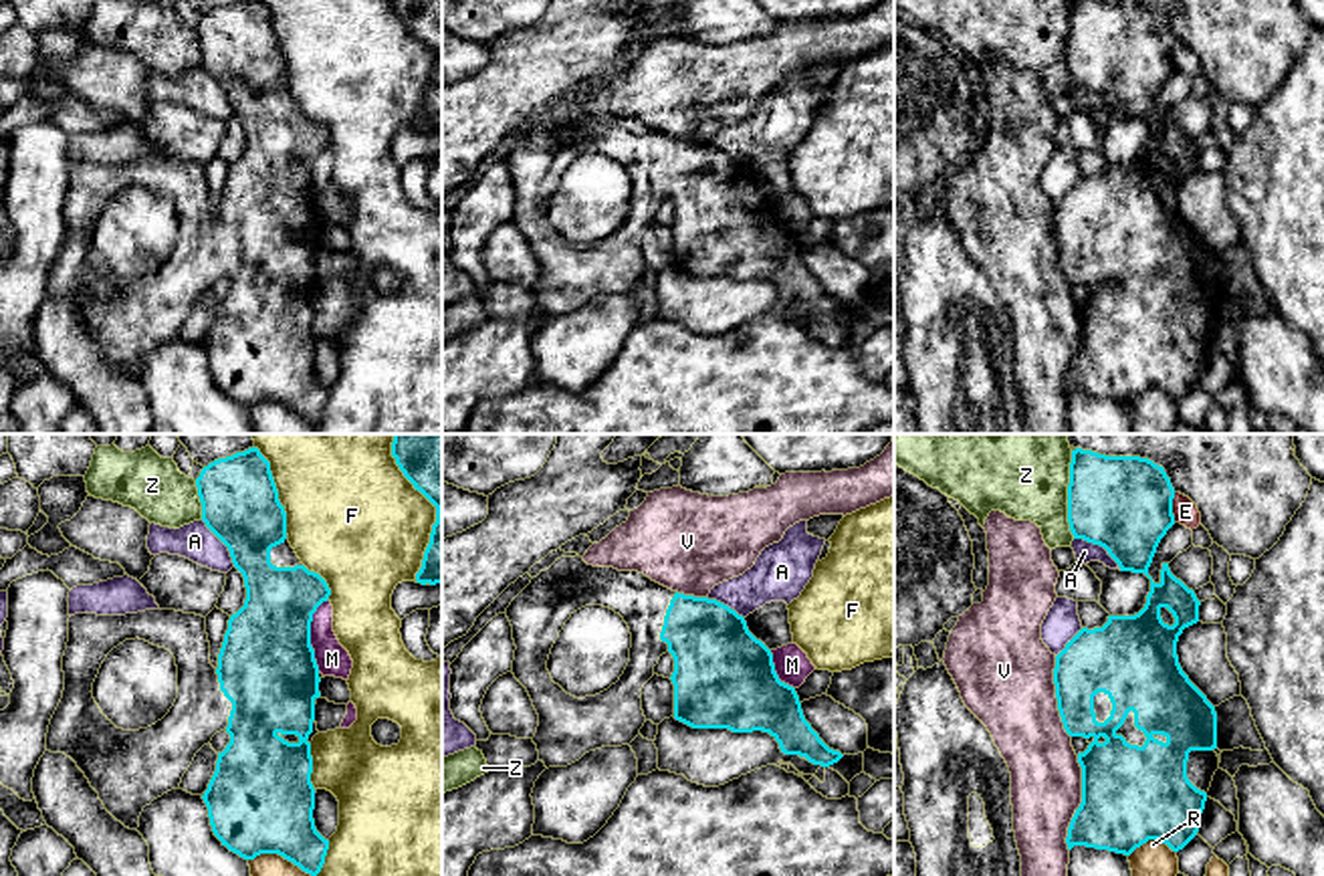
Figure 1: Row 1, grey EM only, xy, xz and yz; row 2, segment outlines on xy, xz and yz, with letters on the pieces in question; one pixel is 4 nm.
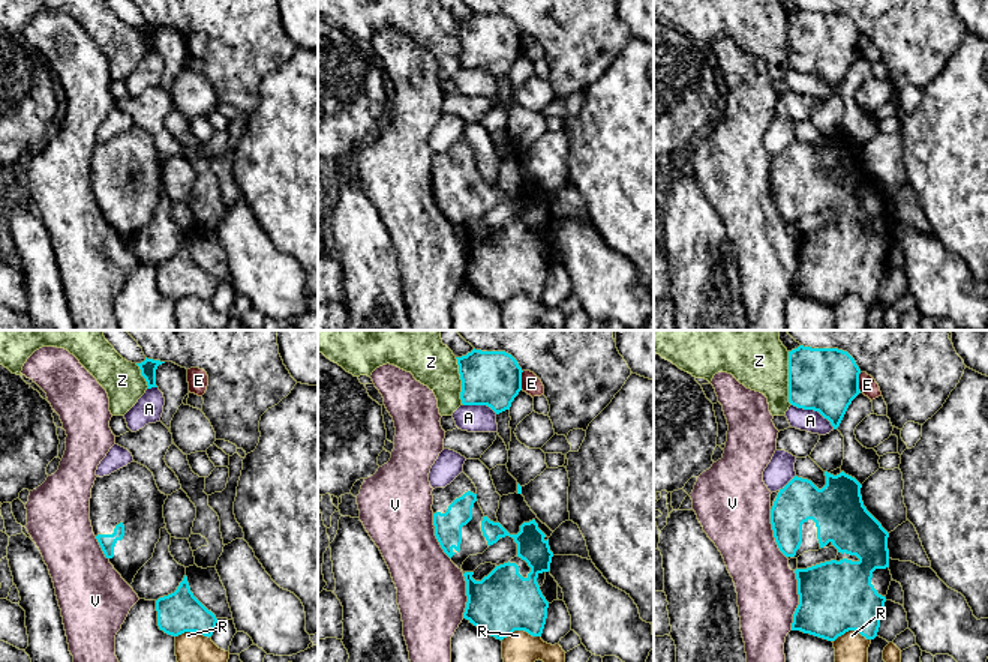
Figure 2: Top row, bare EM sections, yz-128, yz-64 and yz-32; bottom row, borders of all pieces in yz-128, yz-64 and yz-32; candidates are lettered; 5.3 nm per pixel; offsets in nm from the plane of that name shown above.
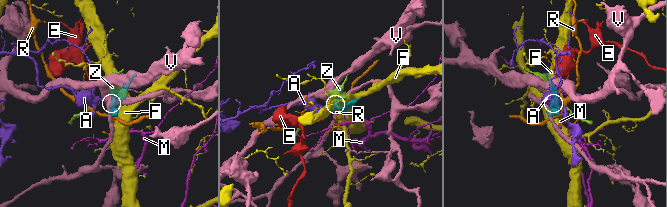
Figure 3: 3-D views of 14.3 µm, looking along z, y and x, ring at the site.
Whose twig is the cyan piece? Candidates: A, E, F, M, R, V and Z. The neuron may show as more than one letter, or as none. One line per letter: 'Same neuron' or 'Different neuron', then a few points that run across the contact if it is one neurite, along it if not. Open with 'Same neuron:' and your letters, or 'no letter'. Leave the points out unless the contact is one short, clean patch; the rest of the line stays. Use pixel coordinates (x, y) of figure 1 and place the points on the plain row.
Same neuron: no letter
A: Different neuron
E: Different neuron. Line: yz (1175, 41), (1173, 69)
F: Different neuron
M: Different neuron
R: Different neuron
V: Different neuron
Z: Different neuron

